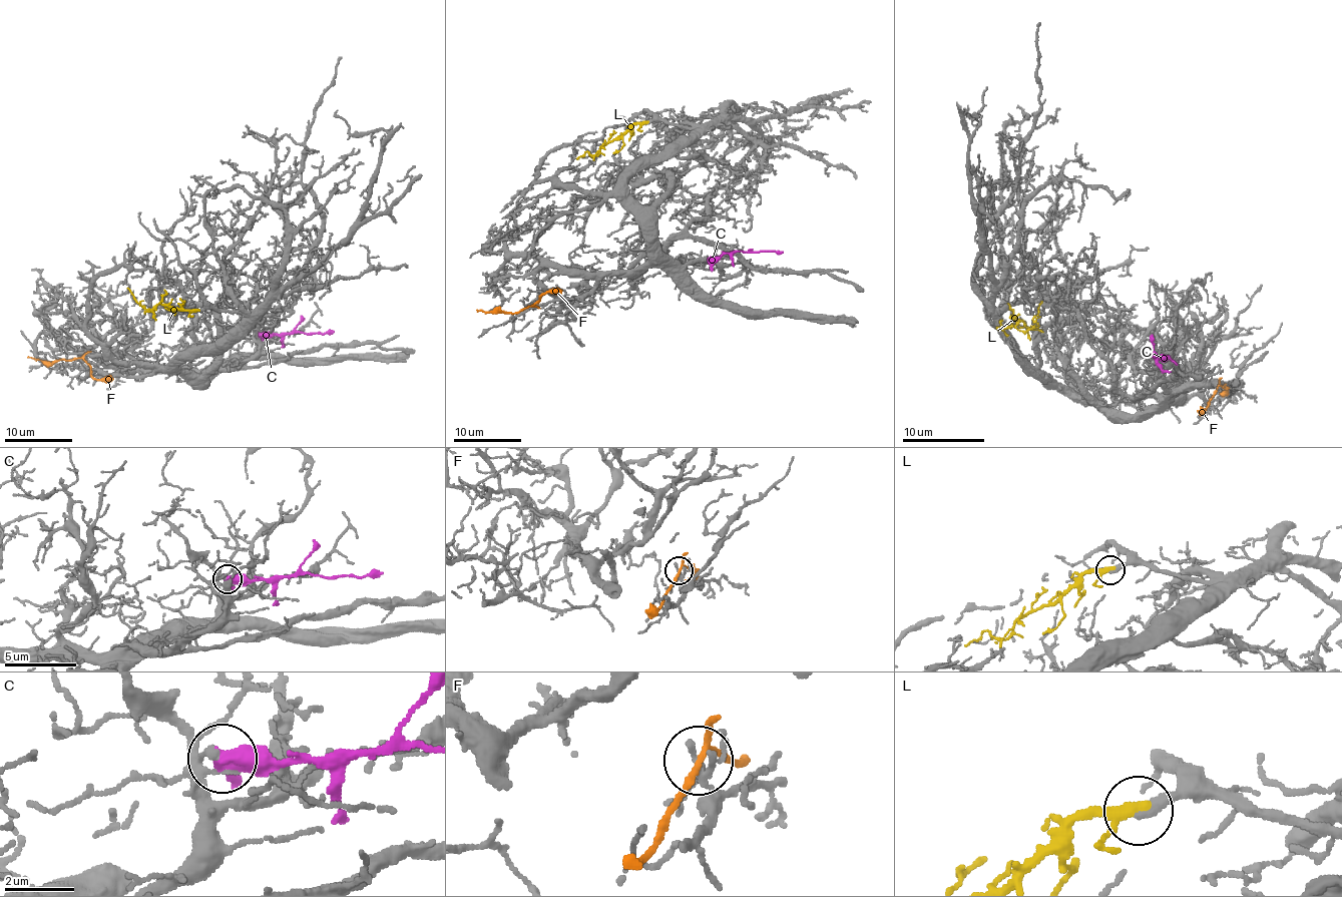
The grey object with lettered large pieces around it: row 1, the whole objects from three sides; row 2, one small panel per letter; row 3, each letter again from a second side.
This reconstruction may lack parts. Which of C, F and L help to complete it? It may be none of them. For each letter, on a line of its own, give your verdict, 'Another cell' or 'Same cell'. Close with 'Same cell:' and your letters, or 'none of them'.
C: Another cell
F: Another cell
L: Same cell
Same cell: L

